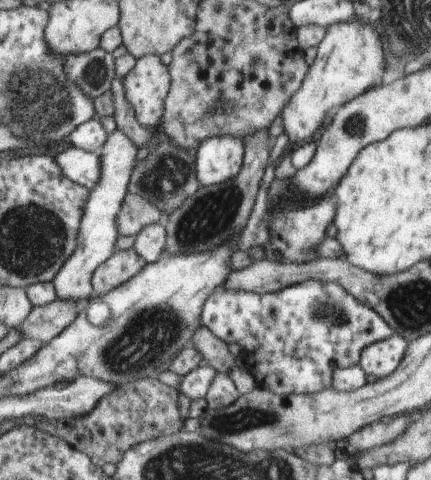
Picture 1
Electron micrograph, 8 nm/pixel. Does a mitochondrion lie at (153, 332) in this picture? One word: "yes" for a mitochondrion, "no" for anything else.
yes

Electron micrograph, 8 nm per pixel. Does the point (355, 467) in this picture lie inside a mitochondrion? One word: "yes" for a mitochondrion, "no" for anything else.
no

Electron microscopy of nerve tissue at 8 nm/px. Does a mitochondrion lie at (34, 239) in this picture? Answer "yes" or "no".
yes

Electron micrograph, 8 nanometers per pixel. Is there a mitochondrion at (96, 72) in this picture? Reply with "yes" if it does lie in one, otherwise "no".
yes

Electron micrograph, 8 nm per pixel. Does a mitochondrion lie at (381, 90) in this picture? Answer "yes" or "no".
no

